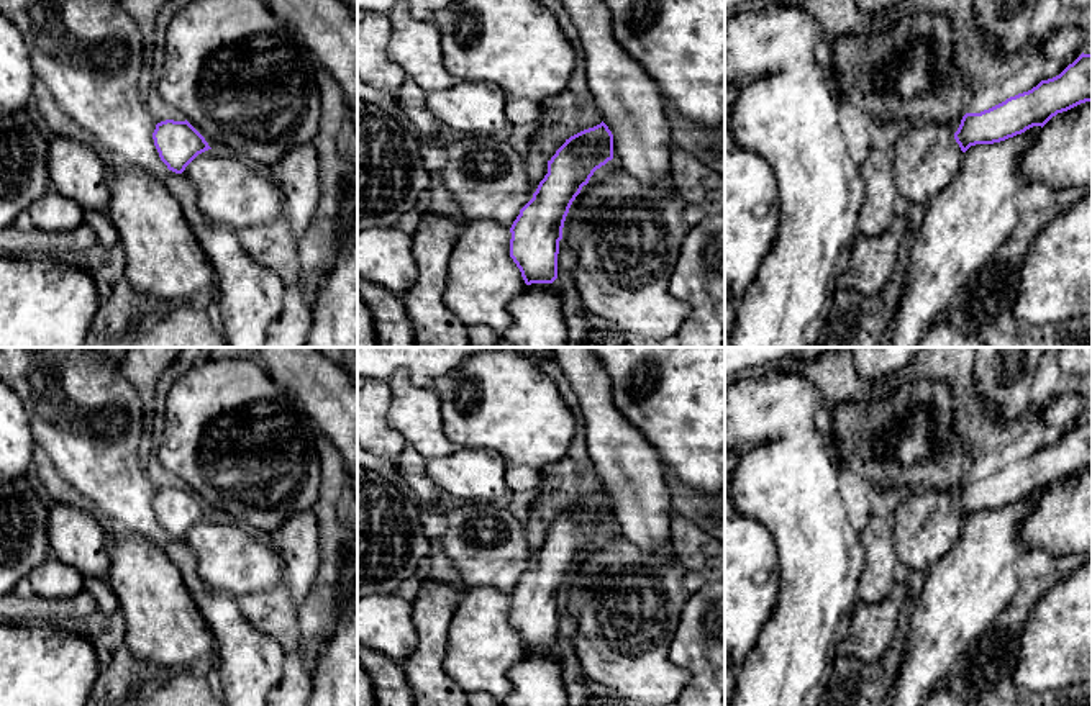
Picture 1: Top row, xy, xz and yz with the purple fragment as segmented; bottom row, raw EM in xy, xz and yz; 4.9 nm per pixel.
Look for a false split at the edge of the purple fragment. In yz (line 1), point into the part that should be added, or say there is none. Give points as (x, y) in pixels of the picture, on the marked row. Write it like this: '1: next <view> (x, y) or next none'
1: next none

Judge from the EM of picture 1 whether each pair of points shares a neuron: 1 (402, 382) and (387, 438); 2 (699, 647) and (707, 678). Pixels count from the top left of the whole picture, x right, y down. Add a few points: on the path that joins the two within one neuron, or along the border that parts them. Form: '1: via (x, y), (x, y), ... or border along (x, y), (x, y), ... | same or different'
1: border along (389, 387), (387, 421), (418, 451) | different
2: via (707, 656), (707, 670) | same

